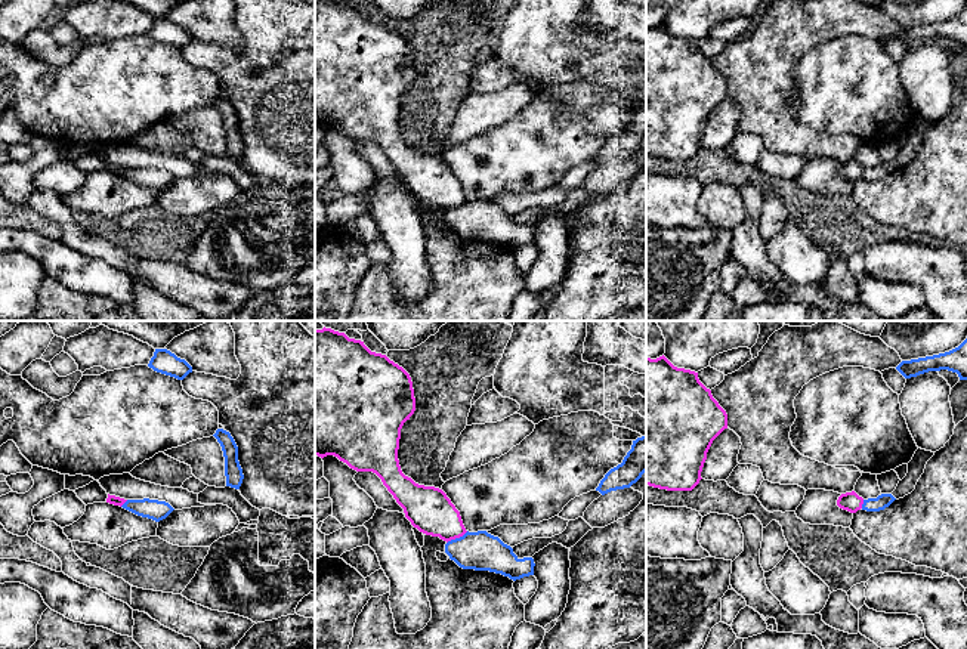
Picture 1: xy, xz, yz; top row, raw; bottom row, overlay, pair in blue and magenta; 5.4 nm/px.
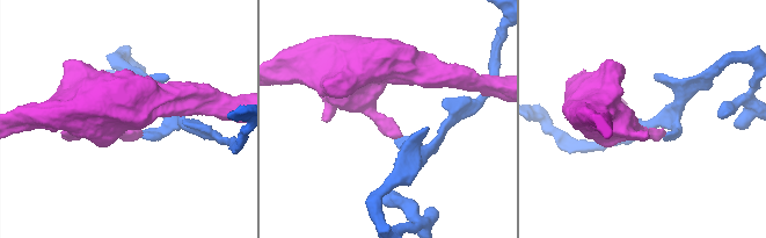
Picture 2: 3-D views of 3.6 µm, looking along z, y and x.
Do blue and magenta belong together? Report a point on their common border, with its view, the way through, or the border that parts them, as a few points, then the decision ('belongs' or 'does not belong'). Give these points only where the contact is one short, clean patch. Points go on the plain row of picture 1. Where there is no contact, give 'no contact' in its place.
meets blue in xz at (457, 207); border along xz (467, 200), (447, 212); does not belong

